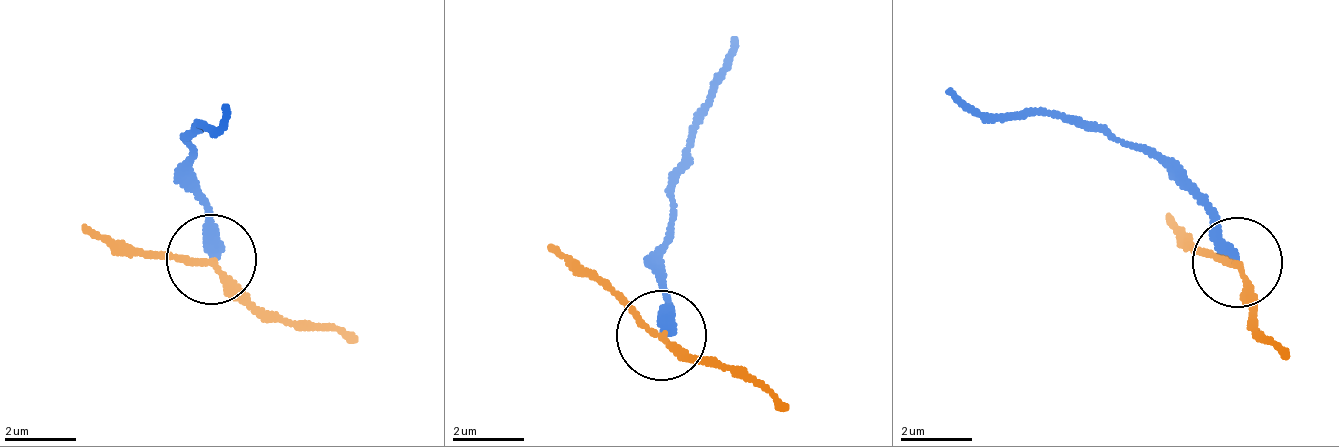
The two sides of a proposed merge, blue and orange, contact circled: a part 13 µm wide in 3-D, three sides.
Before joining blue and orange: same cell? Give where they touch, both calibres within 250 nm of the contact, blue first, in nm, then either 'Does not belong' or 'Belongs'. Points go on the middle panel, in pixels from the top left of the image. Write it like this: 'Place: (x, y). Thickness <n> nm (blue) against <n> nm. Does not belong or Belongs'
Place: (661, 335). Thickness 360 nm (blue) against 170 nm. Does not belong

